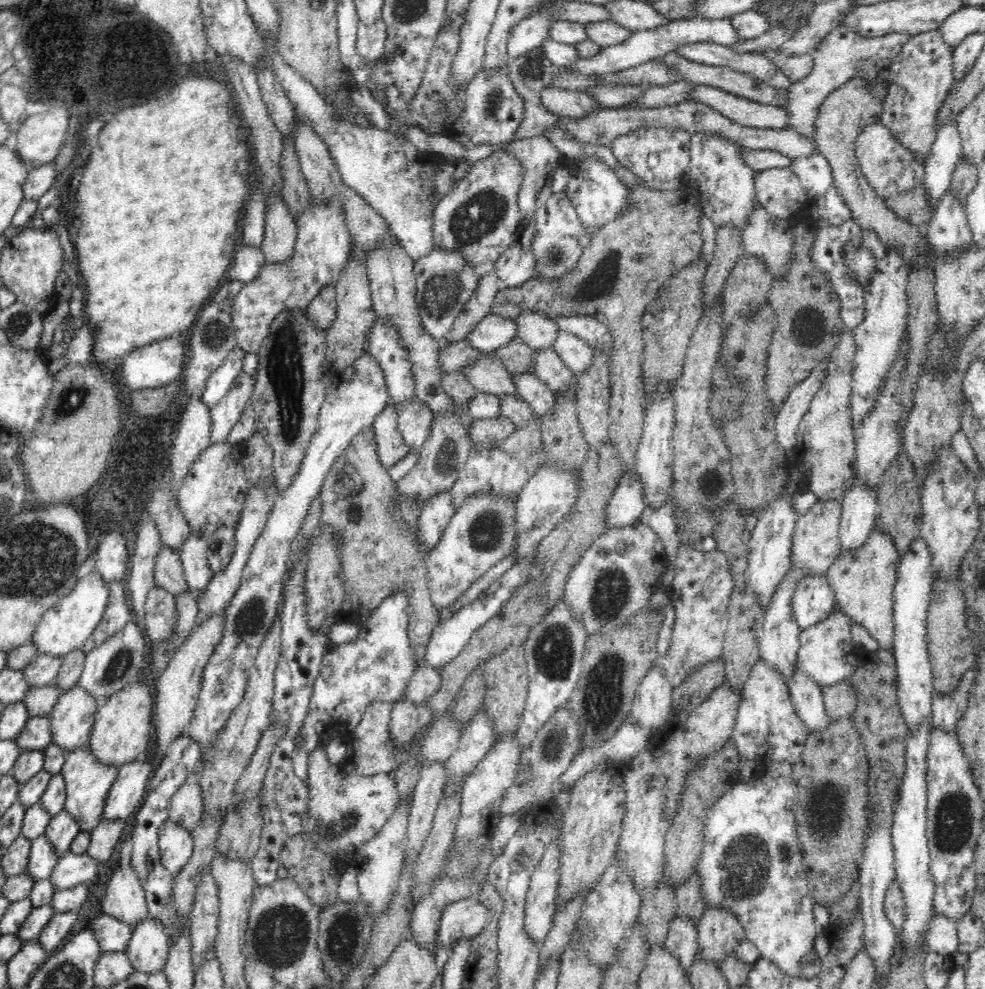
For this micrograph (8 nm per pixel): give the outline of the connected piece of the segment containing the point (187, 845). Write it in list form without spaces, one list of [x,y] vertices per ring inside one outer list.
[[[168,817],[161,824],[158,835],[162,866],[165,866],[170,874],[176,875],[193,853],[194,841],[191,832]]]

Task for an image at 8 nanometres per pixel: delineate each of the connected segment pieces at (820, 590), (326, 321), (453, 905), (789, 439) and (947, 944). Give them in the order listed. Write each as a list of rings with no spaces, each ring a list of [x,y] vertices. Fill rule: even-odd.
[[[807,576],[797,587],[793,597],[792,607],[795,622],[801,630],[823,622],[835,610],[835,591],[830,587],[827,576]]]
[[[334,283],[327,284],[306,308],[306,315],[314,327],[327,330],[336,320],[337,316],[337,292]]]
[[[477,897],[451,902],[440,917],[437,940],[446,946],[464,937],[472,940],[486,928],[490,913]]]
[[[828,359],[815,366],[808,376],[788,393],[786,400],[776,412],[775,437],[782,448],[793,451],[797,441],[798,426],[814,395],[822,386],[827,373],[827,364],[830,361]]]
[[[933,913],[927,930],[926,943],[930,951],[938,954],[952,955],[958,951],[957,924],[955,920]]]

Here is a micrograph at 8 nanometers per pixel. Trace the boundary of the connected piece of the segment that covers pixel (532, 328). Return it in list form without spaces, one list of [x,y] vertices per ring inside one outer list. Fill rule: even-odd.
[[[522,311],[516,318],[517,337],[523,340],[534,352],[553,348],[560,328],[555,322],[536,311]]]

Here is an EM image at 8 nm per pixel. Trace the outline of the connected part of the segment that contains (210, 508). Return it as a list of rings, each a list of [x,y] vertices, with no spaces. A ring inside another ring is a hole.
[[[211,442],[188,468],[188,474],[179,488],[177,500],[184,518],[189,522],[191,529],[204,535],[204,538],[221,526],[235,530],[241,517],[249,483],[238,448],[240,446],[228,442]]]

